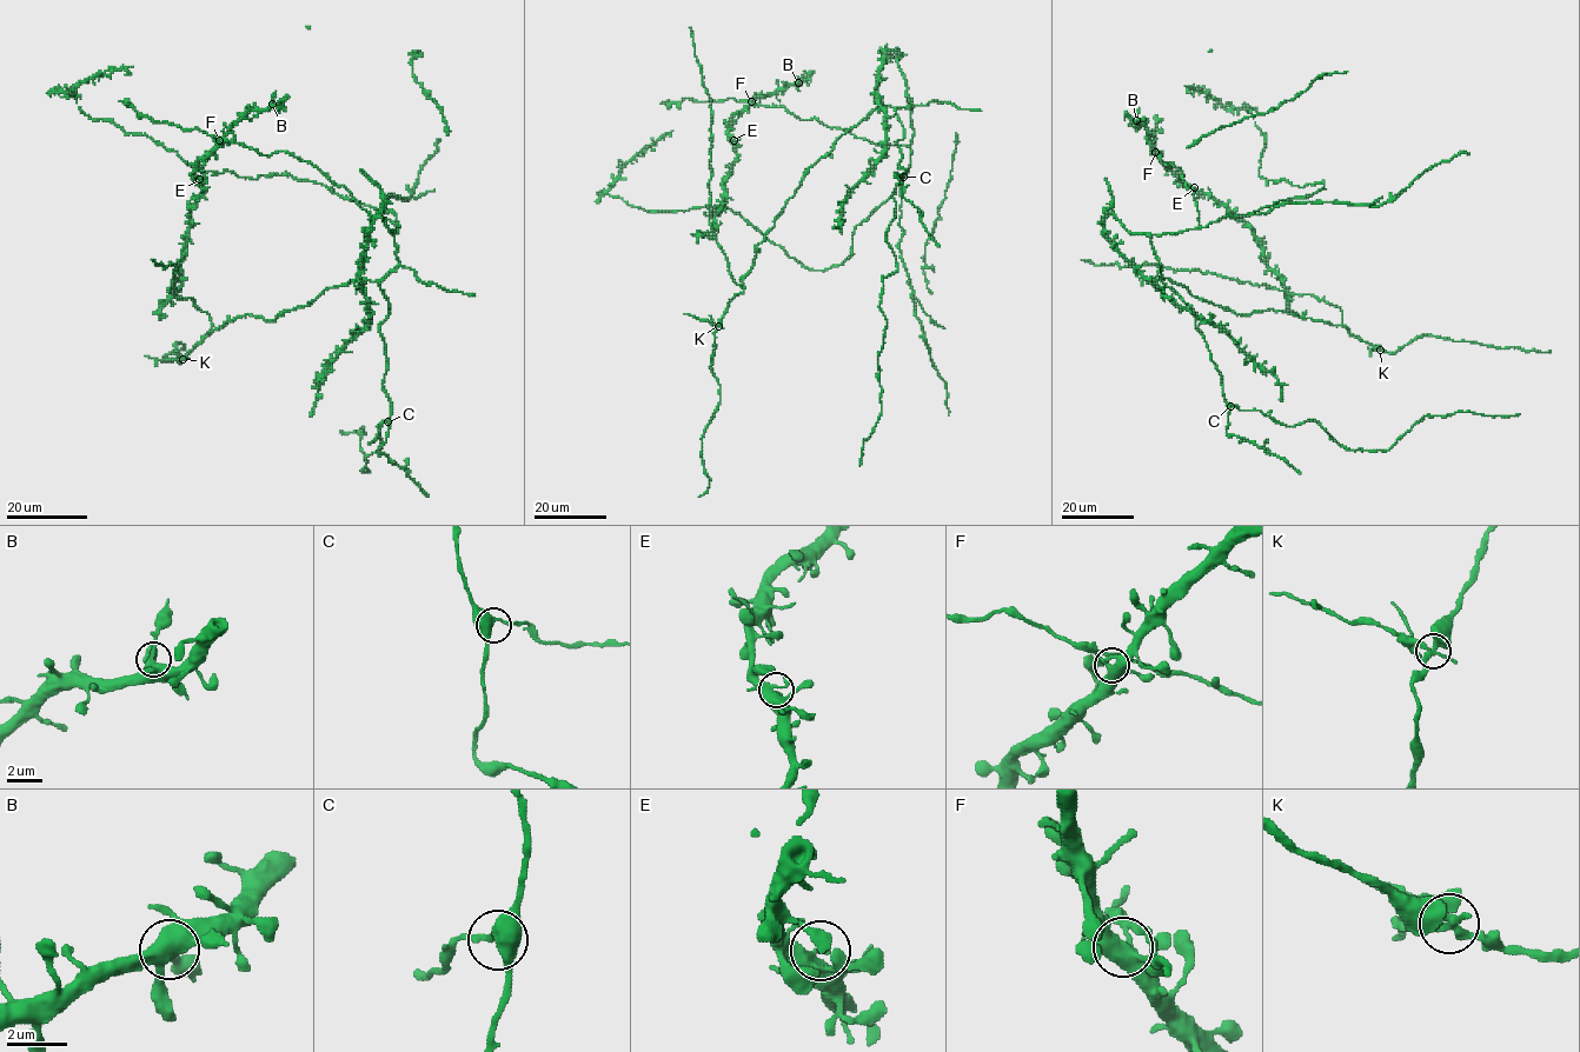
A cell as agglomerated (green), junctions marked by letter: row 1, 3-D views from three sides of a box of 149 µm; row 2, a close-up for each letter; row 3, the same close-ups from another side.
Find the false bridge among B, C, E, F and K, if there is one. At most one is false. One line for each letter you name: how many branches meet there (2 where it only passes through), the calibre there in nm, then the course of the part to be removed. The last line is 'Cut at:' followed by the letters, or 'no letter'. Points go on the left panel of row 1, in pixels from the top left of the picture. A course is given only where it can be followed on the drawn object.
K: branches 4; calibre 340 nm; course (183, 358), (159, 360), (145, 355)
Cut at: K

